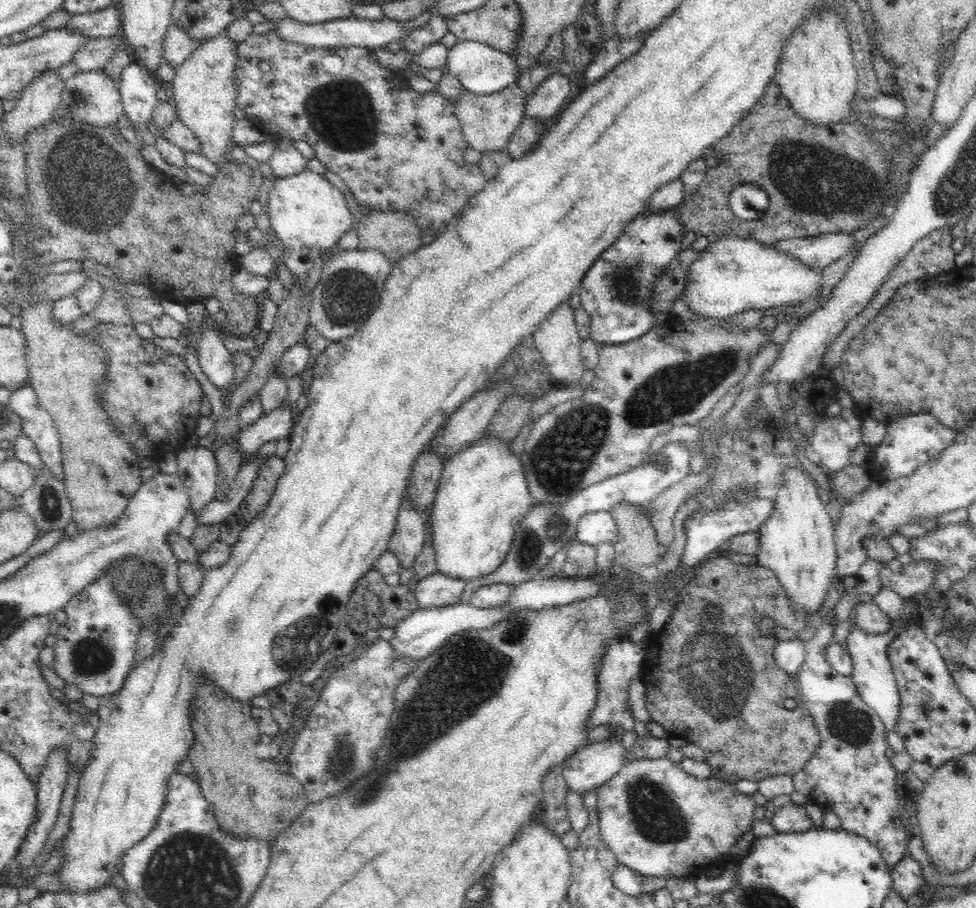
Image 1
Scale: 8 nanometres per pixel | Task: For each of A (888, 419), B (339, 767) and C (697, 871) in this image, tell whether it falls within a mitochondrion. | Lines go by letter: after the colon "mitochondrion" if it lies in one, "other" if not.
A: other
B: mitochondrion
C: other

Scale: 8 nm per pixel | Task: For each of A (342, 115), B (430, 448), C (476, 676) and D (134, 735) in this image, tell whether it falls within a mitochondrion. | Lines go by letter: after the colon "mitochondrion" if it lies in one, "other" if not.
A: mitochondrion
B: other
C: mitochondrion
D: other

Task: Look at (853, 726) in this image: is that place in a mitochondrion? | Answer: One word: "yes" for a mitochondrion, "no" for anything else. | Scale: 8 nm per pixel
yes

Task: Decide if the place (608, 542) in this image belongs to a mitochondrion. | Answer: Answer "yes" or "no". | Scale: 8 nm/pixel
no

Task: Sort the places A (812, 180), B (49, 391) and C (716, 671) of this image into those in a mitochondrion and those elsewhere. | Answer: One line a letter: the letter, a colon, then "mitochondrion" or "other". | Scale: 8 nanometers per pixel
A: mitochondrion
B: other
C: mitochondrion

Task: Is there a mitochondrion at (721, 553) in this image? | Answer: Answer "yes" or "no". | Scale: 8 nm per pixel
no

